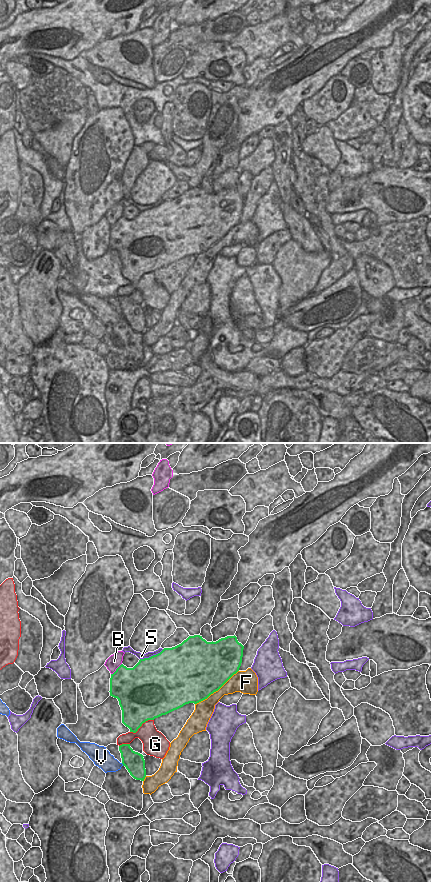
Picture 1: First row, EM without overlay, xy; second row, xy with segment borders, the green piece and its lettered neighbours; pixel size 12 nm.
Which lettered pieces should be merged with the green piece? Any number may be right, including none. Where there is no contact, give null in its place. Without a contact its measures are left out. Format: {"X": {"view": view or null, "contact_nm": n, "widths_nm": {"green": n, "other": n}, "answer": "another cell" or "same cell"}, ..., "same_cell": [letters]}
{"B": {"view": "xy", "contact_nm": 190, "widths_nm": {"green": 440, "other": 170}, "answer": "same cell"}, "F": {"view": "xy", "contact_nm": 650, "widths_nm": {"green": 500, "other": 190}, "answer": "another cell"}, "G": {"view": "xy", "contact_nm": 320, "widths_nm": {"green": 420, "other": 260}, "answer": "another cell"}, "S": {"view": "xy", "contact_nm": 320, "widths_nm": {"green": 500, "other": 70}, "answer": "another cell"}, "V": {"view": "xy", "contact_nm": 50, "widths_nm": {"green": 240, "other": 220}, "answer": "another cell"}, "same_cell": ["B"]}

